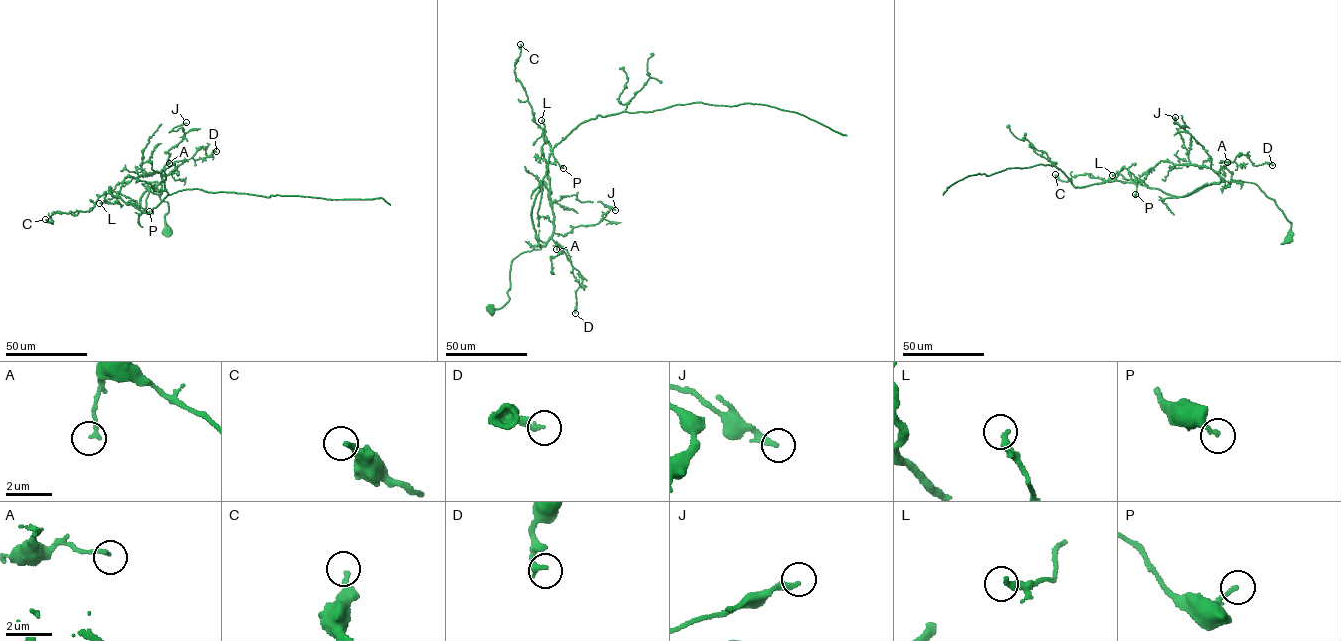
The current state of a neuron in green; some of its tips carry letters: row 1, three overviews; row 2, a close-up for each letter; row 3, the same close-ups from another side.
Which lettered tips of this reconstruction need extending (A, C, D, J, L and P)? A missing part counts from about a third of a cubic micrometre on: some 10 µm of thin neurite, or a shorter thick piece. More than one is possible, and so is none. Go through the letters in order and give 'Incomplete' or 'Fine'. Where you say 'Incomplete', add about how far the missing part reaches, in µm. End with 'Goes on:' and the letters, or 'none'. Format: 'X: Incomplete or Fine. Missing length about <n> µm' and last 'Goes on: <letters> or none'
A: Fine
C: Fine
D: Fine
J: Fine
L: Fine
P: Fine
Goes on: none

